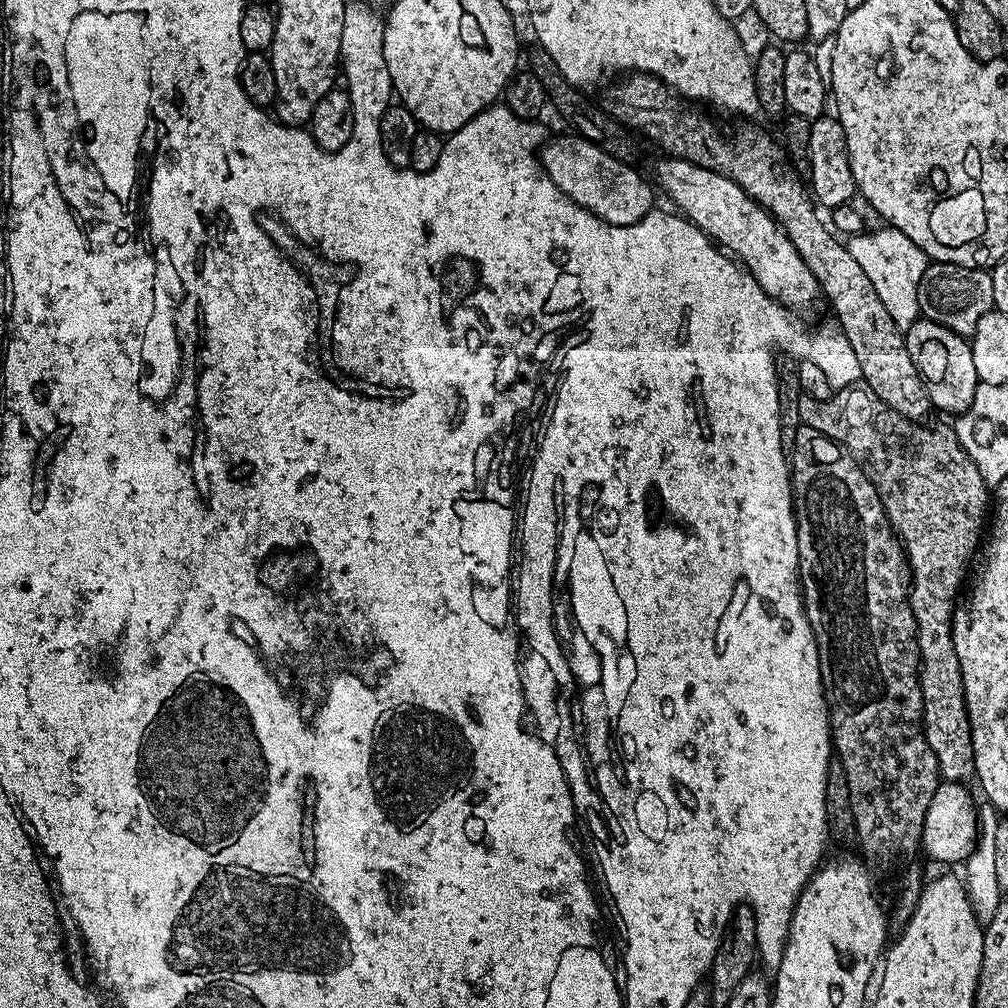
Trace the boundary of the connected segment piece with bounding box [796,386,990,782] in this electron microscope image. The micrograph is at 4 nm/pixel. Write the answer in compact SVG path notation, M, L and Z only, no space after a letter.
M864 386L851 392L844 388L833 391L829 400L801 395L796 404L799 423L805 428L818 430L843 446L848 455L861 465L872 479L880 495L880 505L888 516L892 531L900 537L910 569L910 603L916 619L916 641L920 647L920 689L924 699L922 727L924 740L930 746L940 767L940 775L948 782L968 782L975 777L972 731L968 721L968 707L962 686L962 670L958 666L958 653L954 651L952 616L956 613L960 583L964 580L964 563L976 552L980 531L985 531L990 516L990 487L984 481L962 445L947 432L927 428L927 423L907 420L880 401L878 395Z

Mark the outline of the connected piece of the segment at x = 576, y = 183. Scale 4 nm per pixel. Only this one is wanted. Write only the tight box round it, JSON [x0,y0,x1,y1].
[538,134,653,226]

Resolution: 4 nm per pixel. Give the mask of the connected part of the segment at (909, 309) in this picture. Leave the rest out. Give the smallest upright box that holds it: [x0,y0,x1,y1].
[847,226,929,330]

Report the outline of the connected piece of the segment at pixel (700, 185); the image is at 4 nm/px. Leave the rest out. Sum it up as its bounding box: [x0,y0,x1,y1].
[656,156,818,314]

